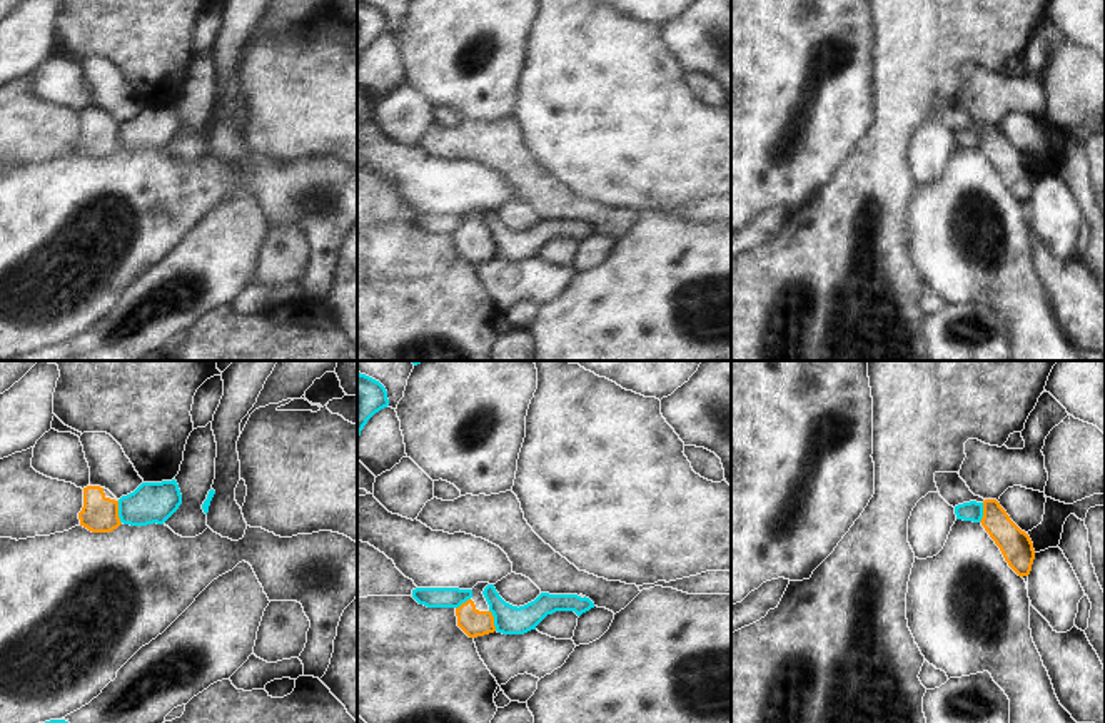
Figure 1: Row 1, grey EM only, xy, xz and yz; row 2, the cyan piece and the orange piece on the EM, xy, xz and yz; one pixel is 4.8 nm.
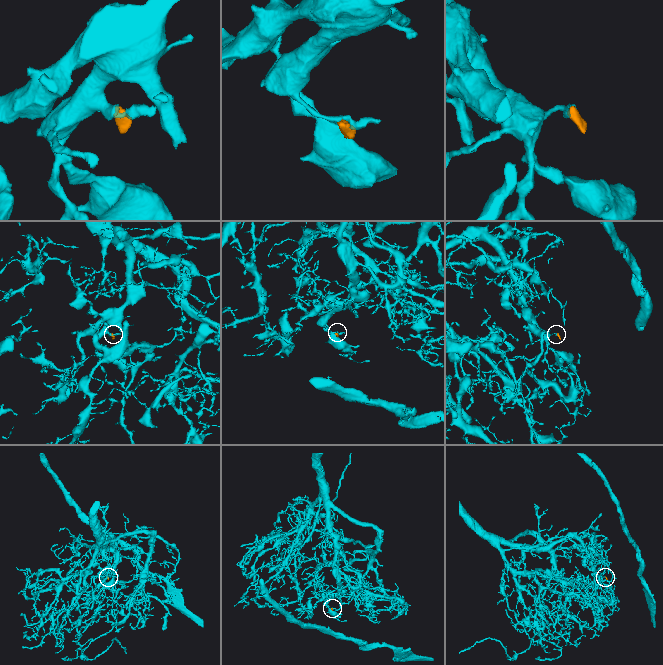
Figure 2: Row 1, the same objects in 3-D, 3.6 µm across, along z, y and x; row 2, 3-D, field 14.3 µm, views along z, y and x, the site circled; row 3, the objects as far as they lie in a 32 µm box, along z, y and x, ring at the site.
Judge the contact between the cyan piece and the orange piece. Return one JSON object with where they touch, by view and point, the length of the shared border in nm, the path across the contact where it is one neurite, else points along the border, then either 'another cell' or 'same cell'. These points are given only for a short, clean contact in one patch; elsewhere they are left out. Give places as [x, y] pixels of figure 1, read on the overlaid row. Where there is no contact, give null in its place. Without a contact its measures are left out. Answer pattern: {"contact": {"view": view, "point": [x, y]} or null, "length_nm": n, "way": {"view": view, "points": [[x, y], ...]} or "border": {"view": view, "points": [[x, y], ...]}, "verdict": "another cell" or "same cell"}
{"contact": {"view": "xy", "point": [119, 513]}, "length_nm": 110, "border": {"view": "xy", "points": [[117, 501], [121, 523]]}, "verdict": "another cell"}

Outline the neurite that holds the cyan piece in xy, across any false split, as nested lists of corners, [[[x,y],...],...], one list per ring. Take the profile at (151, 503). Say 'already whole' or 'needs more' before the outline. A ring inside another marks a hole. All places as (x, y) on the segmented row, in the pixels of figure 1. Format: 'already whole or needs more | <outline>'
already whole | [[[175,479],[142,483],[119,499],[119,518],[130,526],[164,524],[180,504],[182,494]]]

